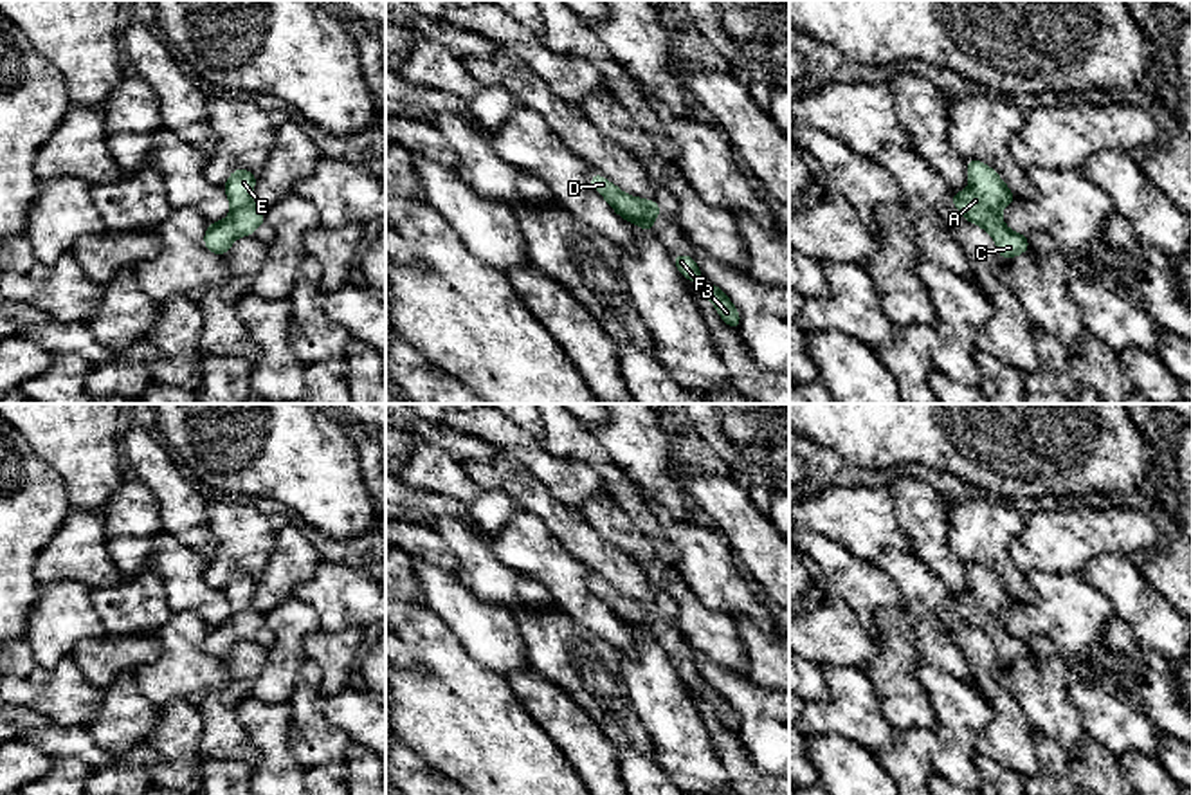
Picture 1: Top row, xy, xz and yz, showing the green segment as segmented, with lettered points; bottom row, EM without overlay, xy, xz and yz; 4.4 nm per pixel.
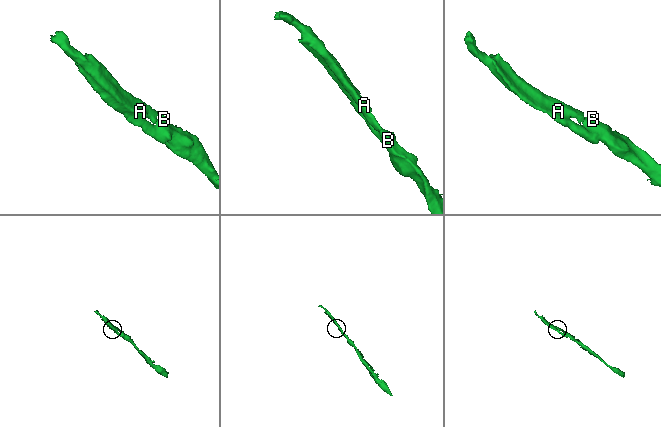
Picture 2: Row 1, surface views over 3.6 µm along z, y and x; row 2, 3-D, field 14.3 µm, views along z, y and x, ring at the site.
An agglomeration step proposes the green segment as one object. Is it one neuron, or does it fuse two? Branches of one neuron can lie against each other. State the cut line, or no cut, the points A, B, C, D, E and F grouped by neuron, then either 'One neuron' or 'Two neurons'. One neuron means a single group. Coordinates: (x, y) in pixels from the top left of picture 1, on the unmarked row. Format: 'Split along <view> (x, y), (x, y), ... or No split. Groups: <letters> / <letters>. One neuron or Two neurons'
No split. Groups: A B C D E F. One neuron

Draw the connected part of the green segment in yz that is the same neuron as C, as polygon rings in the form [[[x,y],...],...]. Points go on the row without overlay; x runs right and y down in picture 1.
[[[968,562],[969,591],[953,597],[953,609],[962,620],[986,633],[1004,663],[1011,663],[1029,654],[1027,640],[1014,636],[1004,629],[1002,611],[1018,604],[1005,586],[987,568]]]

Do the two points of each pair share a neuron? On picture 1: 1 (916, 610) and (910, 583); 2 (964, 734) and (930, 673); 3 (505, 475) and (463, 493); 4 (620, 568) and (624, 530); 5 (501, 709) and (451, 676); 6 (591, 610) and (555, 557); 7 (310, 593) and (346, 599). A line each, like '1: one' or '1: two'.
1: one
2: one
3: two
4: two
5: one
6: one
7: one

